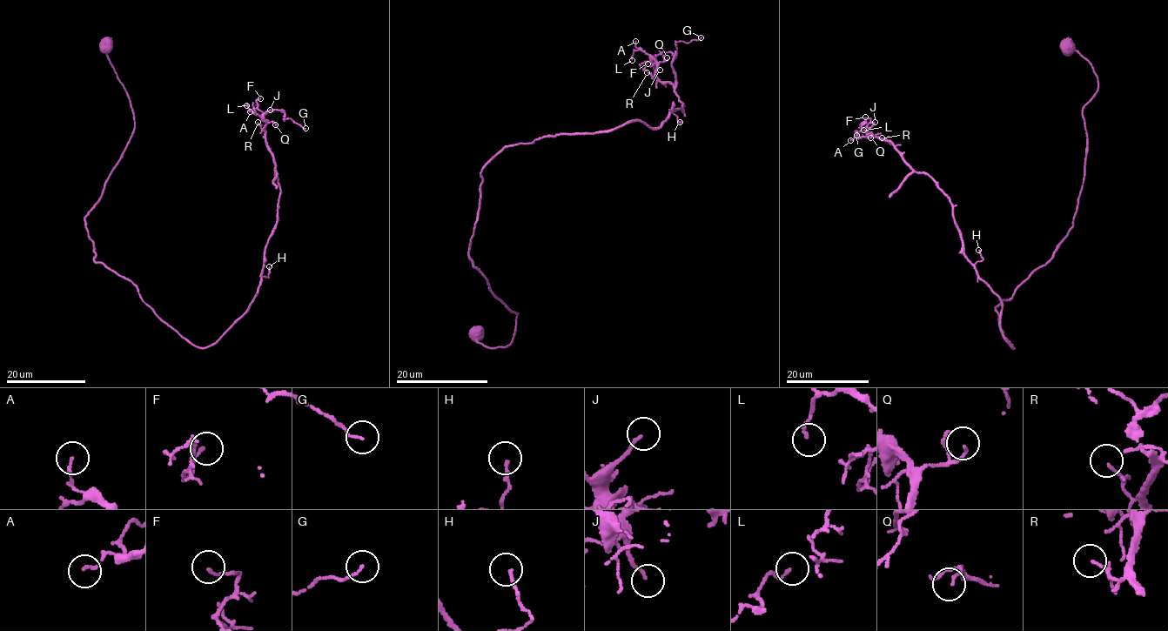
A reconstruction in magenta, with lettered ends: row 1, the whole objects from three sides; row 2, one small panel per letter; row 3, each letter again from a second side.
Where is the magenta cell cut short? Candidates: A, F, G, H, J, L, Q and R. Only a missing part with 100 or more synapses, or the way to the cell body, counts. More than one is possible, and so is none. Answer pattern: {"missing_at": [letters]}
{"missing_at": []}

